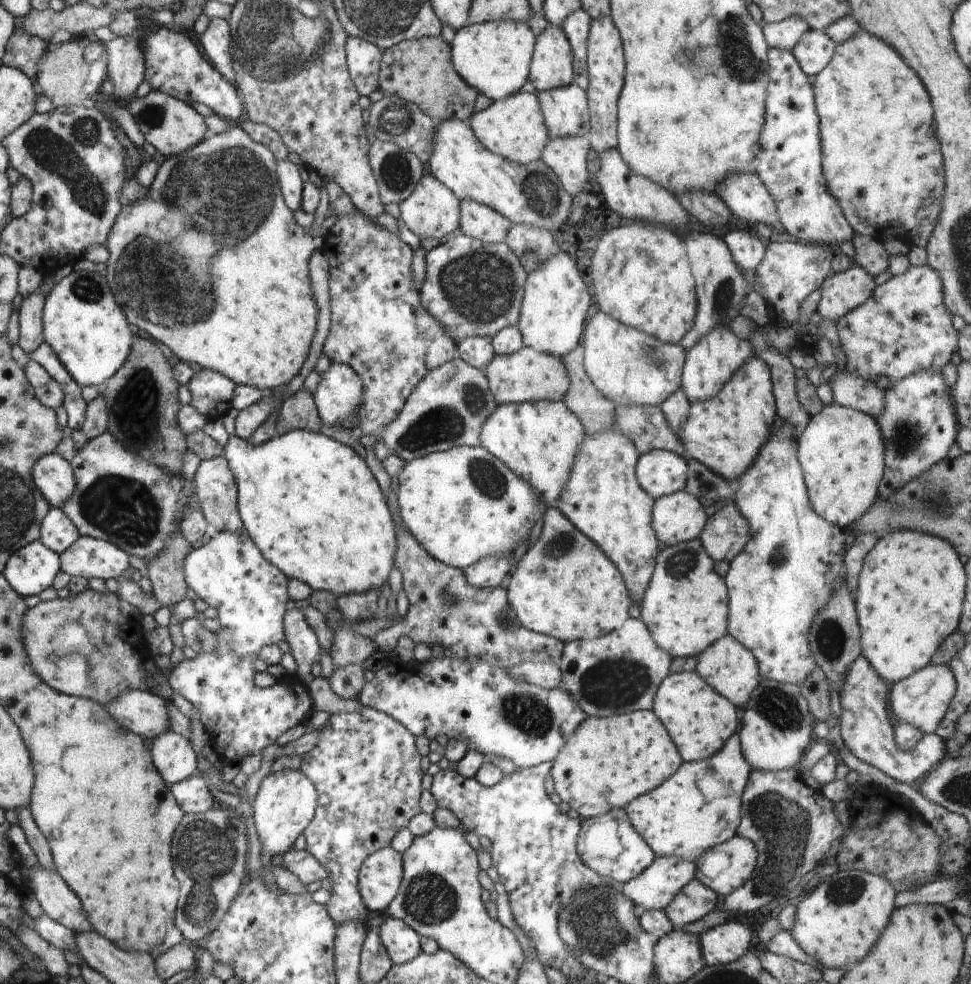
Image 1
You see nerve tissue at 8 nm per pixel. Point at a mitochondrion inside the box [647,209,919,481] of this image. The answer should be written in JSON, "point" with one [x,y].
{"point":[724,294]}

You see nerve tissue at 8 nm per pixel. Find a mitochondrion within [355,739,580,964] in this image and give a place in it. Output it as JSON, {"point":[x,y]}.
{"point":[429,899]}

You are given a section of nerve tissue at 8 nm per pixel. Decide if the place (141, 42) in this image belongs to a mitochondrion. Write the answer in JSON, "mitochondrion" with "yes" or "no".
{"mitochondrion":"no"}

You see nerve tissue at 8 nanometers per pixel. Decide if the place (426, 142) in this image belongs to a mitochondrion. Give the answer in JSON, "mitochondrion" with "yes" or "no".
{"mitochondrion":"yes"}

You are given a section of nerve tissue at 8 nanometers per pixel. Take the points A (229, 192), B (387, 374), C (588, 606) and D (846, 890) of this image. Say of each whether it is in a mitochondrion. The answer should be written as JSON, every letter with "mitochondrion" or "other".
{"A":"mitochondrion","B":"mitochondrion","C":"other","D":"mitochondrion"}

